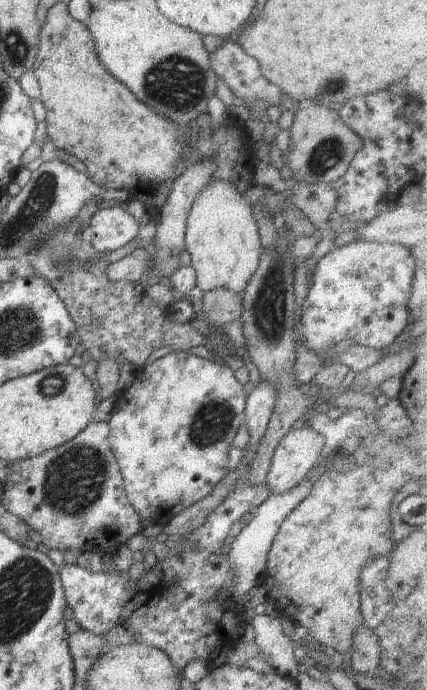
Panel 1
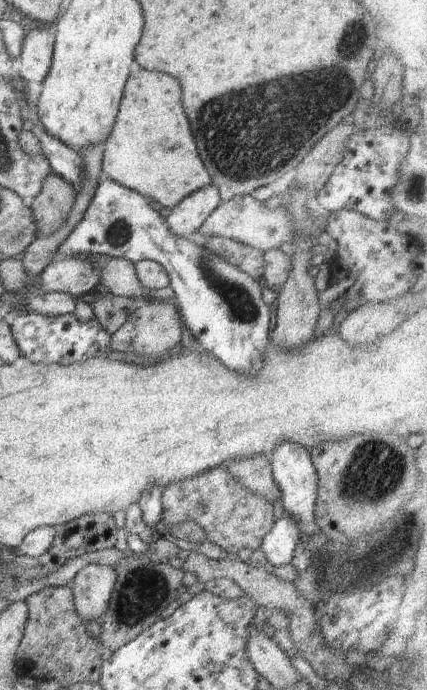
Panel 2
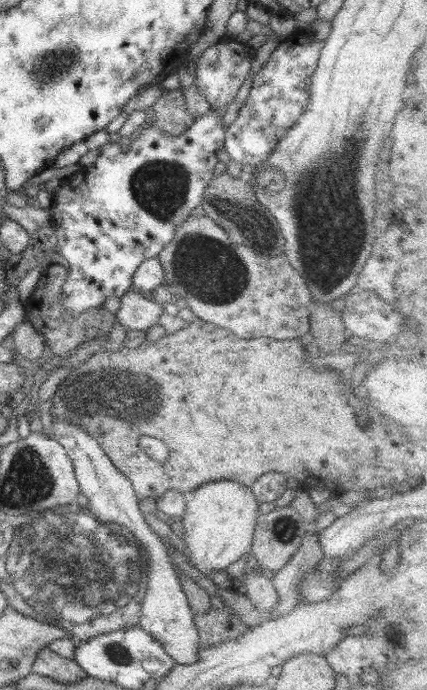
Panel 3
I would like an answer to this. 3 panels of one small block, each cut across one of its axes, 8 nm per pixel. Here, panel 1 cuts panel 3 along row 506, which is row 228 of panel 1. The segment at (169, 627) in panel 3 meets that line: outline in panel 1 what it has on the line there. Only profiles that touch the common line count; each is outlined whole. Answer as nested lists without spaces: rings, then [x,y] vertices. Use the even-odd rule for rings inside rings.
[[[111,207],[98,210],[89,222],[86,238],[99,253],[110,253],[122,248],[138,236],[139,221],[125,208]]]

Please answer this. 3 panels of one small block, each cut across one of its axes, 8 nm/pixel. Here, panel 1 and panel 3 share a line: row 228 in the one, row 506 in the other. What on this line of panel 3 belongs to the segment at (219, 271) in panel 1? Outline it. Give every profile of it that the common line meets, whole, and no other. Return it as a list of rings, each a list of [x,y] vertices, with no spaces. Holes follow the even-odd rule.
[[[217,480],[191,491],[182,516],[190,566],[209,578],[213,570],[224,571],[244,554],[250,554],[259,513],[253,492],[236,482]]]

